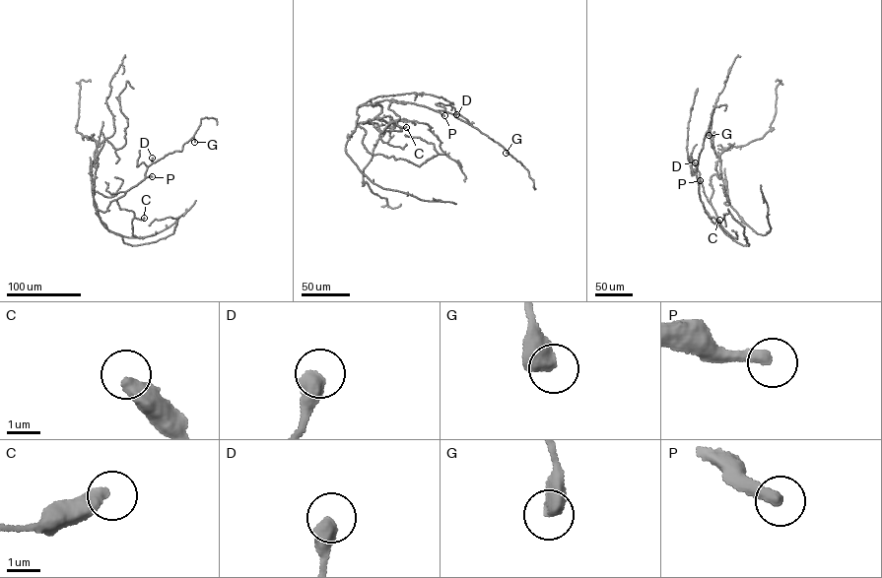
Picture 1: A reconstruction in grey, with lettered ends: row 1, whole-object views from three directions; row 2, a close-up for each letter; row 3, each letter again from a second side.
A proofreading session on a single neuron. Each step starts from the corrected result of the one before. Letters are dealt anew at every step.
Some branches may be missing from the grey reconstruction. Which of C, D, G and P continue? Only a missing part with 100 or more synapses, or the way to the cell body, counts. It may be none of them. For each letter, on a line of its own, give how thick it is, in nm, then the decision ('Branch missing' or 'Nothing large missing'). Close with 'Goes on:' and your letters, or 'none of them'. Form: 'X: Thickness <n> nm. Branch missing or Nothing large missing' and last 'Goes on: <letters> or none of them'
C: Thickness 480 nm. Nothing large missing
D: Thickness 500 nm. Nothing large missing
G: Thickness 550 nm. Nothing large missing
P: Thickness 360 nm. Branch missing
Goes on: P

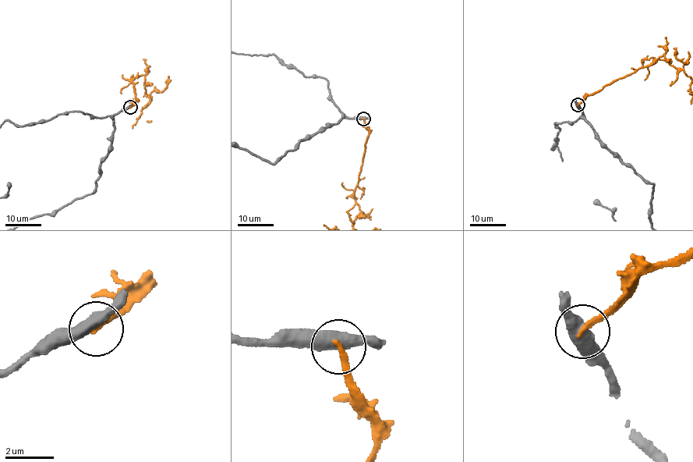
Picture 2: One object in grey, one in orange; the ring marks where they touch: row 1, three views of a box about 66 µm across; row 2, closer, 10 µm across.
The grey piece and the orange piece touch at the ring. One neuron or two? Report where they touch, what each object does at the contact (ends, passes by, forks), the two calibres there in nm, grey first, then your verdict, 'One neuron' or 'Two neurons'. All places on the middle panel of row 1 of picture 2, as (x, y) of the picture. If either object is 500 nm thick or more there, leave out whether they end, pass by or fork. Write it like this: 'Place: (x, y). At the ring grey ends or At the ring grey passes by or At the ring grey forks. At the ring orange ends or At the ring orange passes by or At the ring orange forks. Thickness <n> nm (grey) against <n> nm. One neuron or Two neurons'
Place: (363, 119). Thickness 500 nm (grey) against 240 nm. Two neurons

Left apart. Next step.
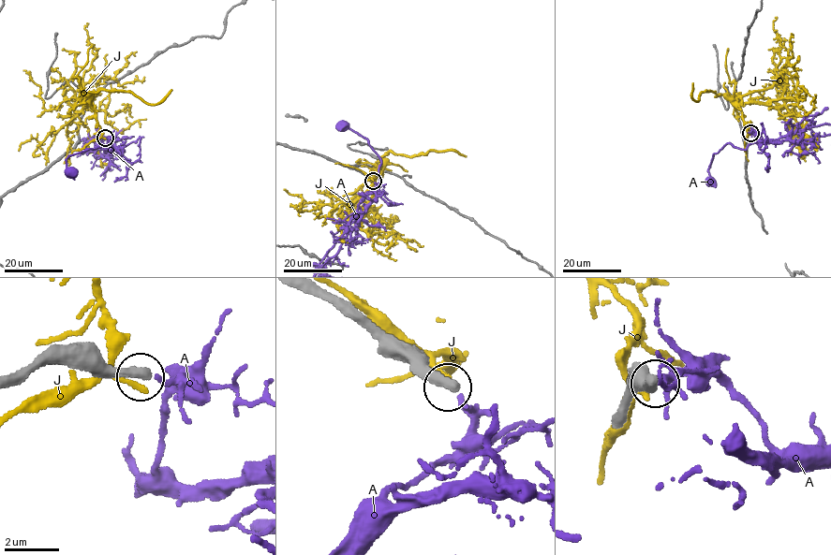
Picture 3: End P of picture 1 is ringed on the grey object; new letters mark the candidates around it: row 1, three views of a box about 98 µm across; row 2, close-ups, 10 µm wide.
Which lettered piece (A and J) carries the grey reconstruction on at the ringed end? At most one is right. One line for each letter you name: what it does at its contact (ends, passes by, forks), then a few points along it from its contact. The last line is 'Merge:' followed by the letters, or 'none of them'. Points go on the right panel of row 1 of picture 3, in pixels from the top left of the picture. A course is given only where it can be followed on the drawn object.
Merge: none of them

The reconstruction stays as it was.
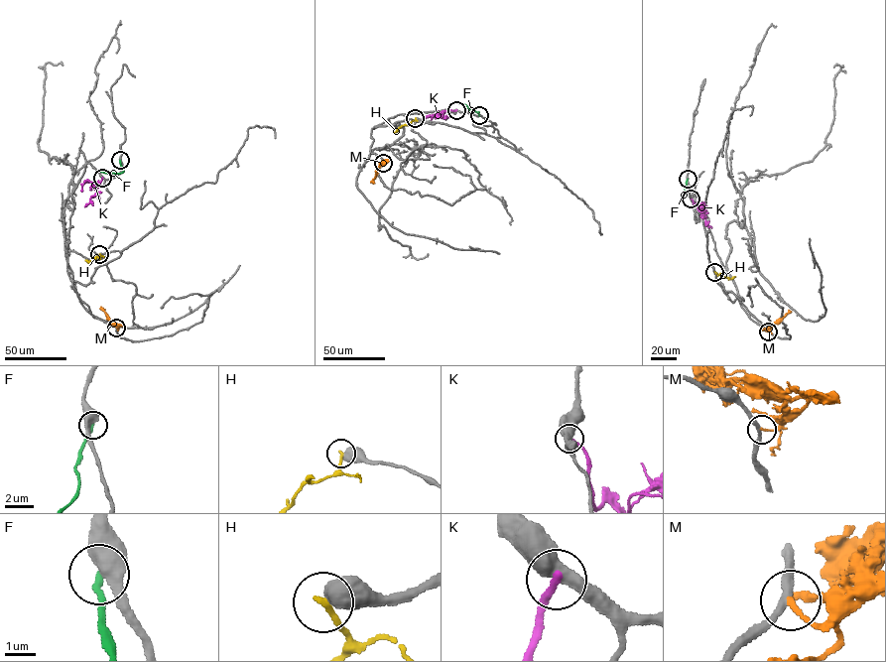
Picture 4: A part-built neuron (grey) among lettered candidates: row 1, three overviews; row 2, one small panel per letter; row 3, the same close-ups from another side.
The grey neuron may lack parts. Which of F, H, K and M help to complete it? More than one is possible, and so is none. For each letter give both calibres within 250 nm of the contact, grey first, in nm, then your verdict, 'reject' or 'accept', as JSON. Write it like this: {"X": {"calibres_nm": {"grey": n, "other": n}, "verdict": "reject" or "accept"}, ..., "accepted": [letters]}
{"F": {"calibres_nm": {"grey": 480, "other": 200}, "verdict": "reject"}, "H": {"calibres_nm": {"grey": 750, "other": 200}, "verdict": "reject"}, "K": {"calibres_nm": {"grey": 480, "other": 240}, "verdict": "reject"}, "M": {"calibres_nm": {"grey": 240, "other": 140}, "verdict": "reject"}, "accepted": []}

